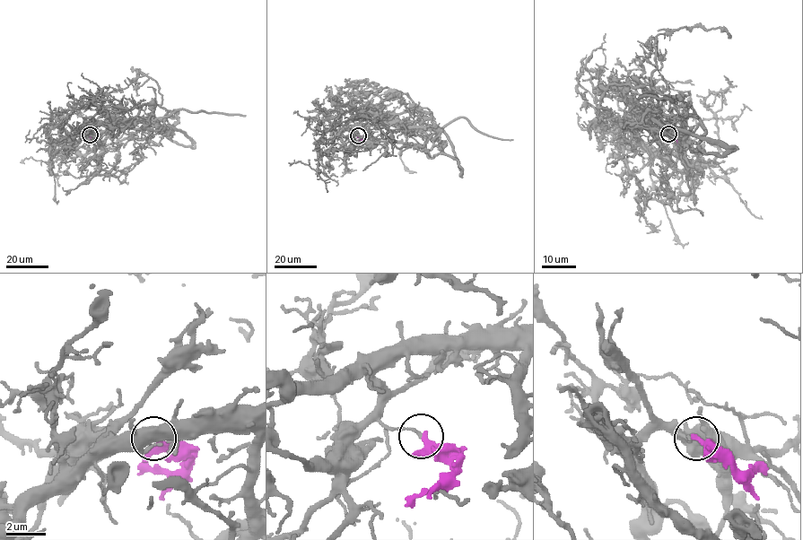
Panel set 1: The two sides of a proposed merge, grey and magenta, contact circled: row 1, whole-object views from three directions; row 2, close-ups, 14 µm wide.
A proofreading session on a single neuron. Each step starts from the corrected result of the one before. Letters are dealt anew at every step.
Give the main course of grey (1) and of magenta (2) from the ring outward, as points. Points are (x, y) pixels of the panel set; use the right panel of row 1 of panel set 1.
1: (668, 134), (647, 115), (625, 119), (624, 93), (651, 85), (655, 38), (730, 34)
2: (668, 134), (680, 140)

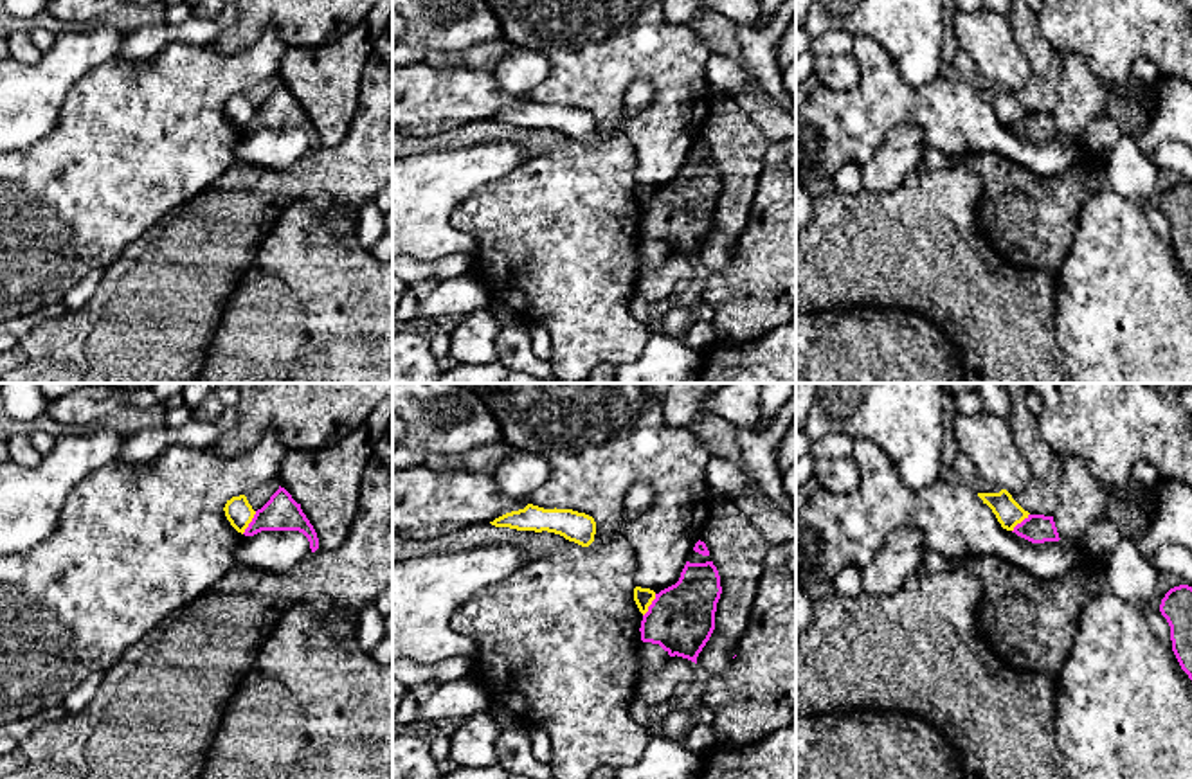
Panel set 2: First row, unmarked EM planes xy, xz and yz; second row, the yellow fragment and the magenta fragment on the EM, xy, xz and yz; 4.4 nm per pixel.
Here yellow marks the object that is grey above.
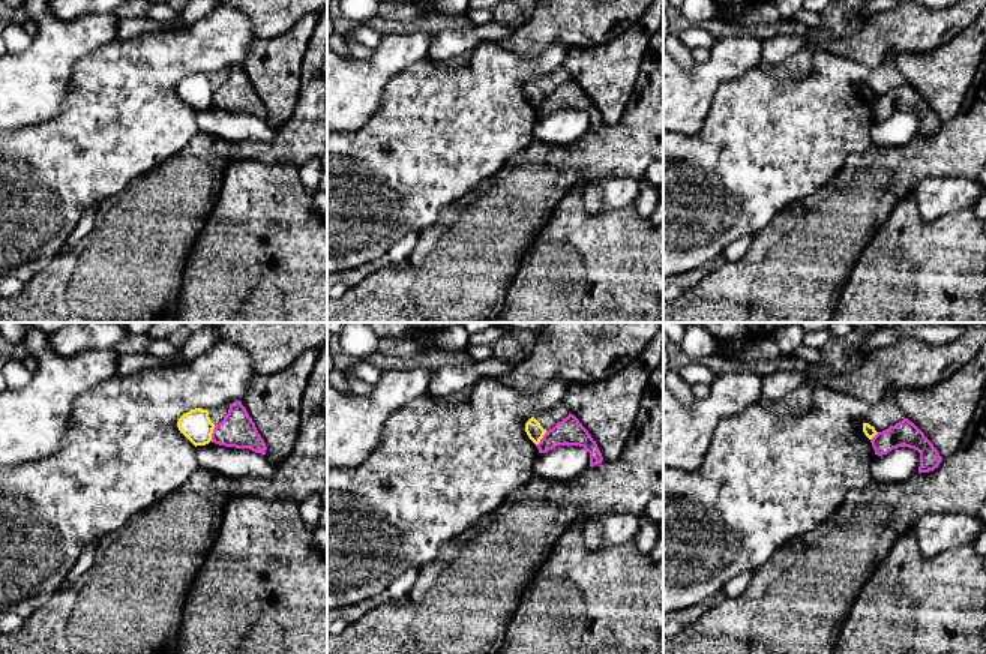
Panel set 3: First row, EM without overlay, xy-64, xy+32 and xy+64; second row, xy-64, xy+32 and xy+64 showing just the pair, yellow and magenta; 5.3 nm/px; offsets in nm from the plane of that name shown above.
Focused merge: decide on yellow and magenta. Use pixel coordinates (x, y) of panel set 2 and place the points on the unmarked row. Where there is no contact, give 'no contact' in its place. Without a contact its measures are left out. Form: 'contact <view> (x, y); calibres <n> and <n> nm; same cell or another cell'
contact xy (251, 117); calibres 120 and 160 nm; another cell

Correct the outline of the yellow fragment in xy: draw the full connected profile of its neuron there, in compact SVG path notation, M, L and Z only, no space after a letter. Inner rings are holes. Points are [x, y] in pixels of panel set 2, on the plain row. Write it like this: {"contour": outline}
{"contour": "M245 92L232 94L230 97L227 97L223 108L230 122L241 131L256 112Z"}

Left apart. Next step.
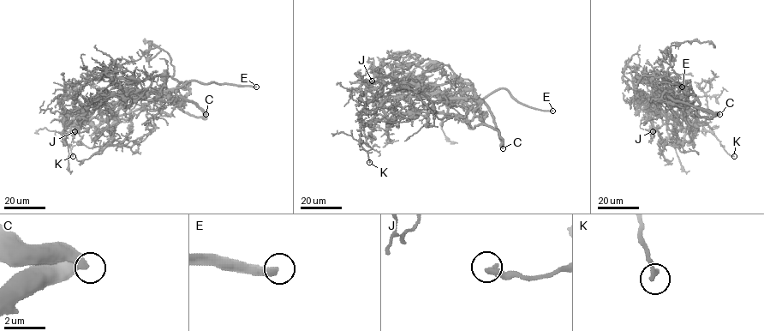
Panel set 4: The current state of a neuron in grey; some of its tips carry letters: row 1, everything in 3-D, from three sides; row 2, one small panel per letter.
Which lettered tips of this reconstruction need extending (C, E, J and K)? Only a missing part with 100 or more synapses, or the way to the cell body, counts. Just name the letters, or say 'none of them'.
E

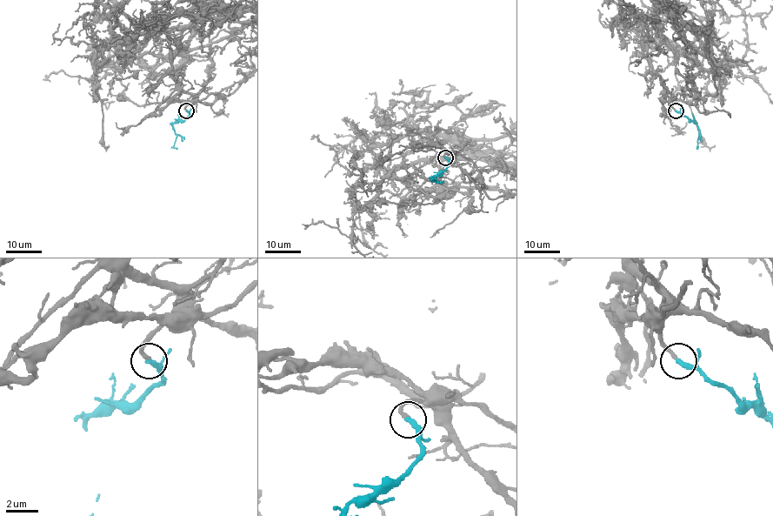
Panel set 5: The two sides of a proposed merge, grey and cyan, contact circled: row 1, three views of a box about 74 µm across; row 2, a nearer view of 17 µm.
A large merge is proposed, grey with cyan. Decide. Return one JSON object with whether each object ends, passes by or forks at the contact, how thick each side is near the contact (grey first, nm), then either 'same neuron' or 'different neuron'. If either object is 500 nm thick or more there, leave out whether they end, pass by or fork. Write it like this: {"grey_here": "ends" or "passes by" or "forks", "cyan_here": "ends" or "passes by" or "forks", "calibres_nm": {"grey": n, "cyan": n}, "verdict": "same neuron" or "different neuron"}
{"grey_here": "ends", "cyan_here": "ends", "calibres_nm": {"grey": 240, "cyan": 360}, "verdict": "same neuron"}

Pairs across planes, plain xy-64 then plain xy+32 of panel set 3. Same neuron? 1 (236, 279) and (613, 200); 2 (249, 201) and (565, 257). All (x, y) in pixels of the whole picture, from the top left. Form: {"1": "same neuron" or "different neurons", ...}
{"1": "different neurons", "2": "same neuron"}

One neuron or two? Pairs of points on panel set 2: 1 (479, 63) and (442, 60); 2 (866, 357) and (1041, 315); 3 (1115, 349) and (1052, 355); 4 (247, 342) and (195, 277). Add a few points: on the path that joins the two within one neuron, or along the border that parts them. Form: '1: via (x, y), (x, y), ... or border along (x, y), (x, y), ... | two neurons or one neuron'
1: via (470, 60), (451, 60) | one neuron
2: border along (904, 310), (926, 315), (942, 330) | two neurons
3: border along (1054, 312), (1054, 340), (1066, 364) | two neurons
4: border along (231, 294), (227, 301) | two neurons

